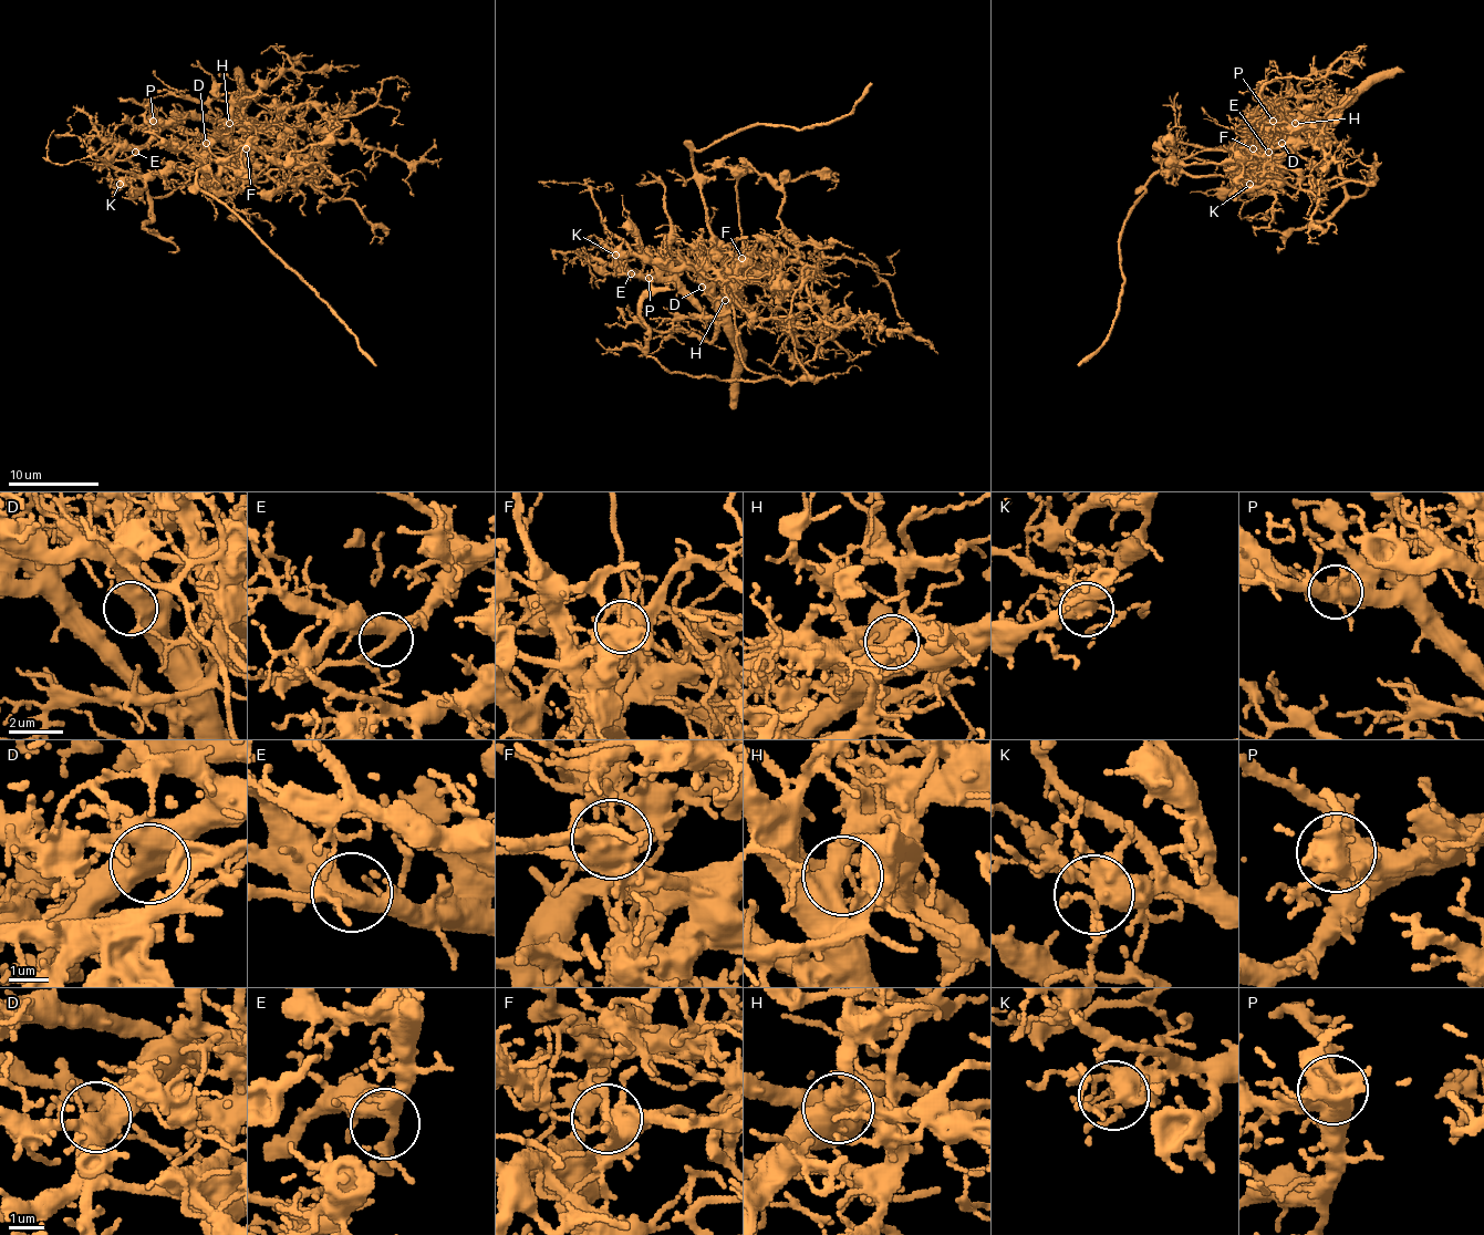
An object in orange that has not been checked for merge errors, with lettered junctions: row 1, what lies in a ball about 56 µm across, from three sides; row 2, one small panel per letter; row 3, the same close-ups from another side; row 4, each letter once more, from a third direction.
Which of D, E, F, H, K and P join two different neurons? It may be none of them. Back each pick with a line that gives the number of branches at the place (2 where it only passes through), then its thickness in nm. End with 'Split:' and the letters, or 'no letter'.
F: branches 7; calibre 480 nm
H: branches 3; calibre 440 nm
Split: F, H

